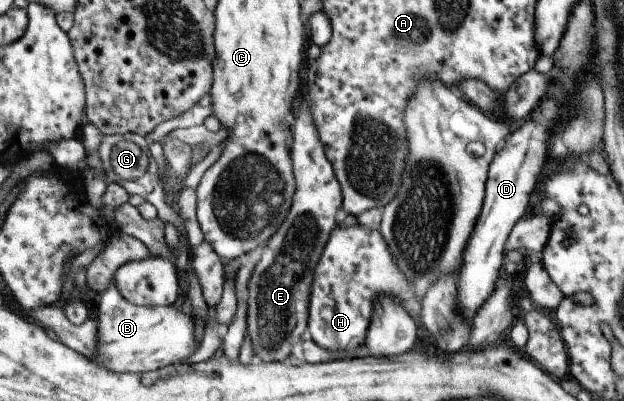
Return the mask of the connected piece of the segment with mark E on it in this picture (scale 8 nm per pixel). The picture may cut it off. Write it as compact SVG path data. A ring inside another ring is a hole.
M308 97L300 103L299 113L295 122L295 139L292 141L292 158L294 159L294 172L298 190L295 194L295 203L286 222L275 233L274 237L263 247L262 256L255 264L251 277L248 280L248 308L247 329L250 336L255 358L265 362L283 362L291 355L295 341L301 339L310 322L310 301L316 267L321 261L333 230L338 227L342 214L343 190L342 183L338 180L334 165L326 154L326 147L319 135L318 125L310 111Z

